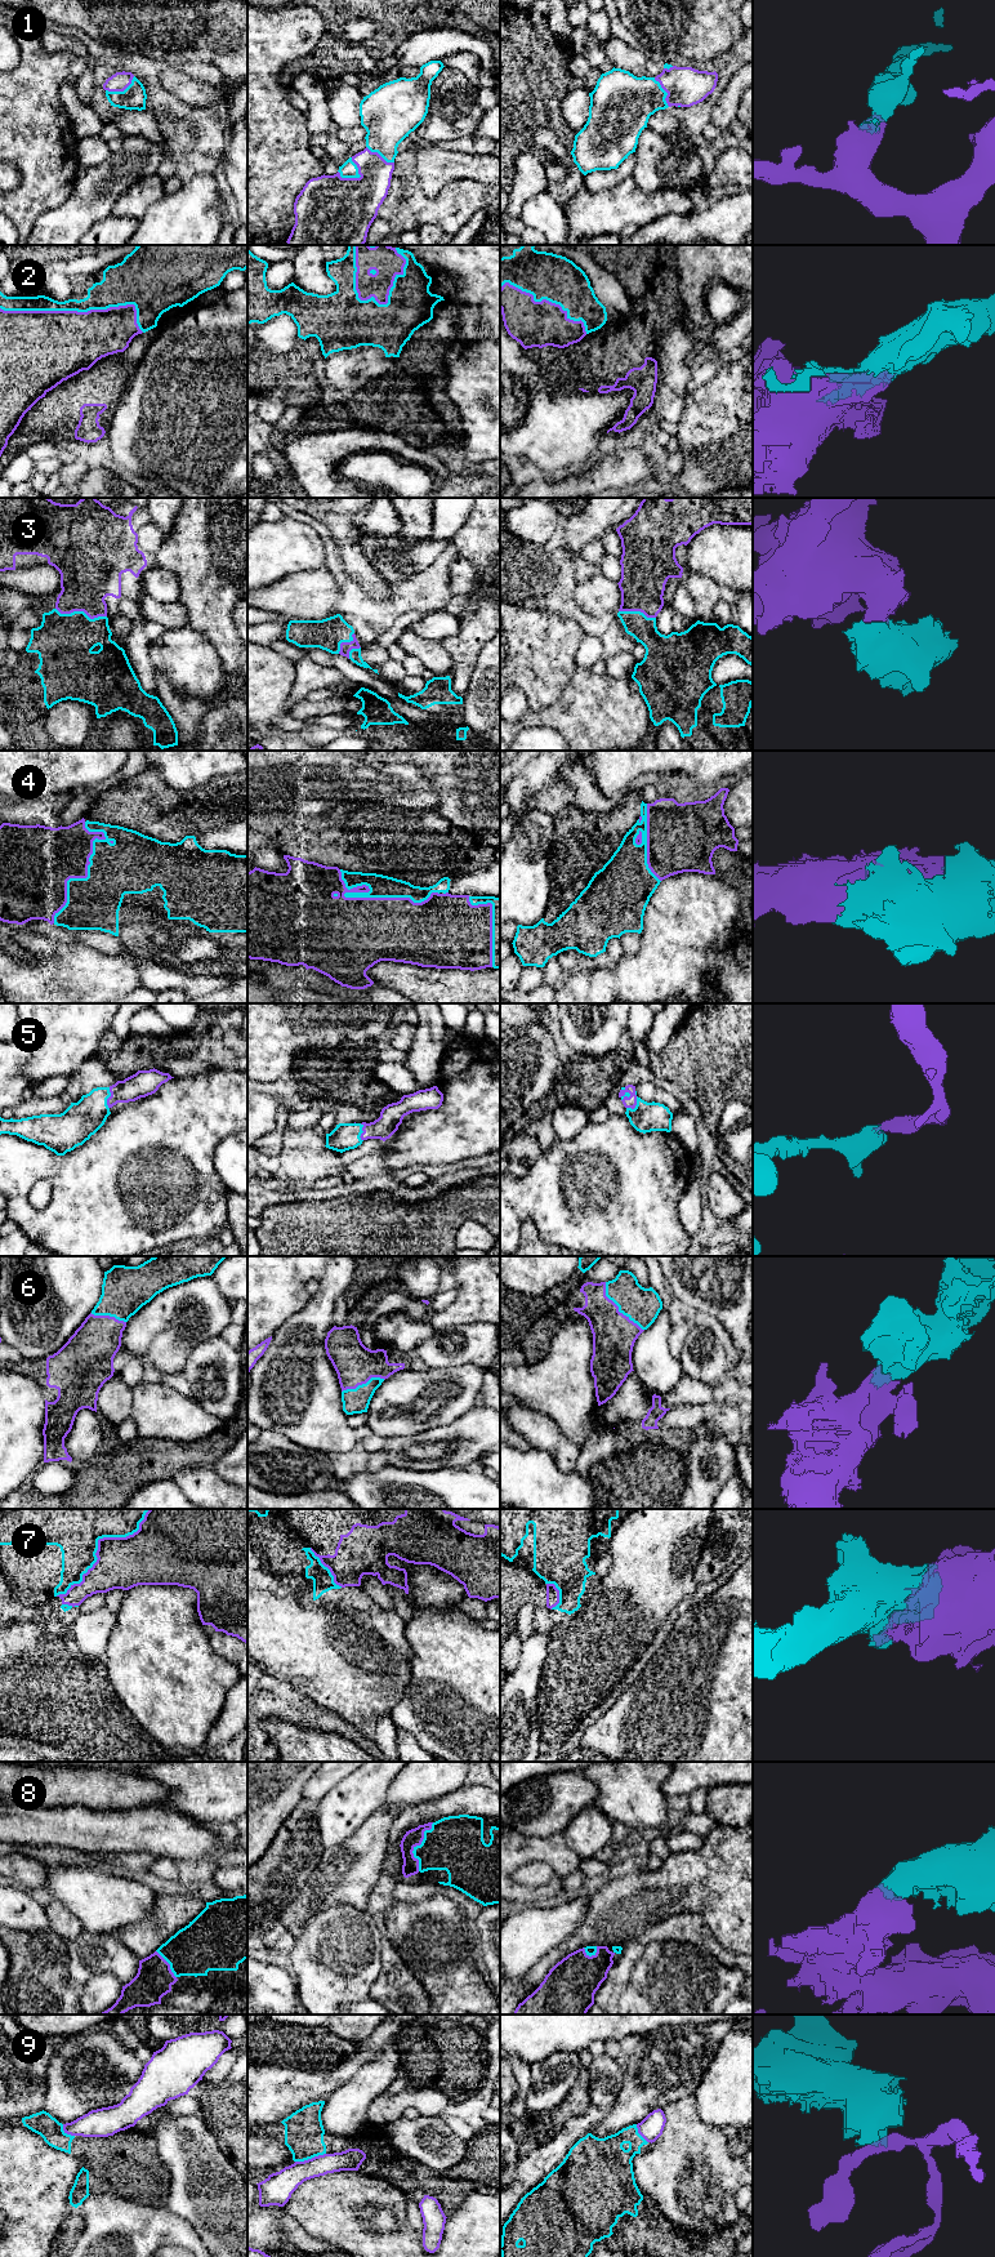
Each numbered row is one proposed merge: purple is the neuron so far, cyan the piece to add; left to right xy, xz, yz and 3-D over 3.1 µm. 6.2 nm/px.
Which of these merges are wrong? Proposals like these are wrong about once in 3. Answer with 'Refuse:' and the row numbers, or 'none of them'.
Refuse: 7, 9

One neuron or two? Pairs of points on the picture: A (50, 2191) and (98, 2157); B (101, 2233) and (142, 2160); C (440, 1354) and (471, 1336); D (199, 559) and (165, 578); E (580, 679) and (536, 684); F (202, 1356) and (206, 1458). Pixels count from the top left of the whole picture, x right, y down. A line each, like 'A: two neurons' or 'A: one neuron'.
A: two neurons
B: two neurons
C: one neuron
D: two neurons
E: two neurons
F: two neurons

